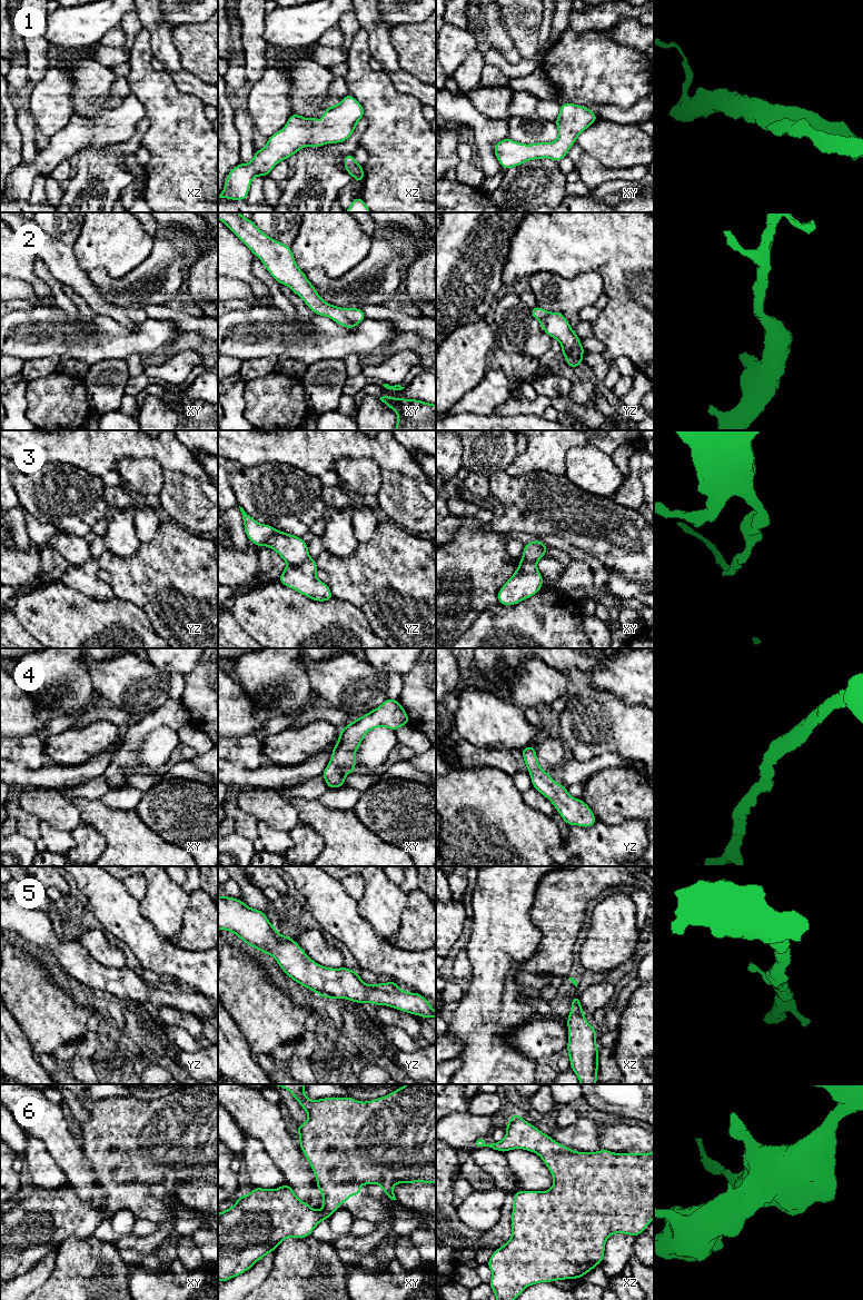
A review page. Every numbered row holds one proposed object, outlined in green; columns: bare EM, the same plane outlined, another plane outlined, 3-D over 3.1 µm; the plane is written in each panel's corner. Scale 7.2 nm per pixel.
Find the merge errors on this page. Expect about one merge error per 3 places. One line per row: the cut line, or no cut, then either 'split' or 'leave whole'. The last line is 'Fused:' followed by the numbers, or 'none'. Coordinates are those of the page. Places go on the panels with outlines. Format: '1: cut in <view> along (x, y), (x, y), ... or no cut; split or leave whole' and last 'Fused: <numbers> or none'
1: no cut; leave whole
2: no cut; leave whole
3: cut in yz along (308, 556), (300, 564), (288, 564); split
4: no cut; leave whole
5: no cut; leave whole
6: no cut; leave whole
Fused: 3

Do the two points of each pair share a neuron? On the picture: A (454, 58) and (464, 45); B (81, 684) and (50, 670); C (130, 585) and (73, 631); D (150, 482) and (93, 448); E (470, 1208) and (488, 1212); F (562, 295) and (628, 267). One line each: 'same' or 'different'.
A: same
B: same
C: different
D: different
E: same
F: different

